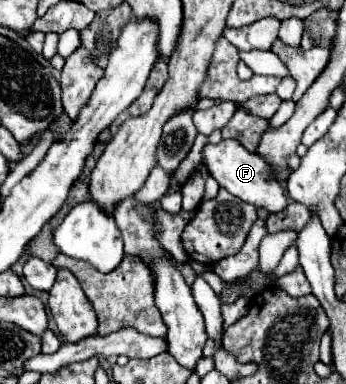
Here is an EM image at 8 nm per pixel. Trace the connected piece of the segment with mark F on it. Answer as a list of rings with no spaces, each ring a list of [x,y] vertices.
[[[224,139],[218,145],[204,147],[204,163],[210,175],[220,183],[220,187],[228,189],[244,203],[252,203],[258,209],[266,209],[268,213],[280,213],[288,205],[288,197],[284,195],[284,185],[280,183],[276,171],[258,155],[246,151],[238,141]]]

